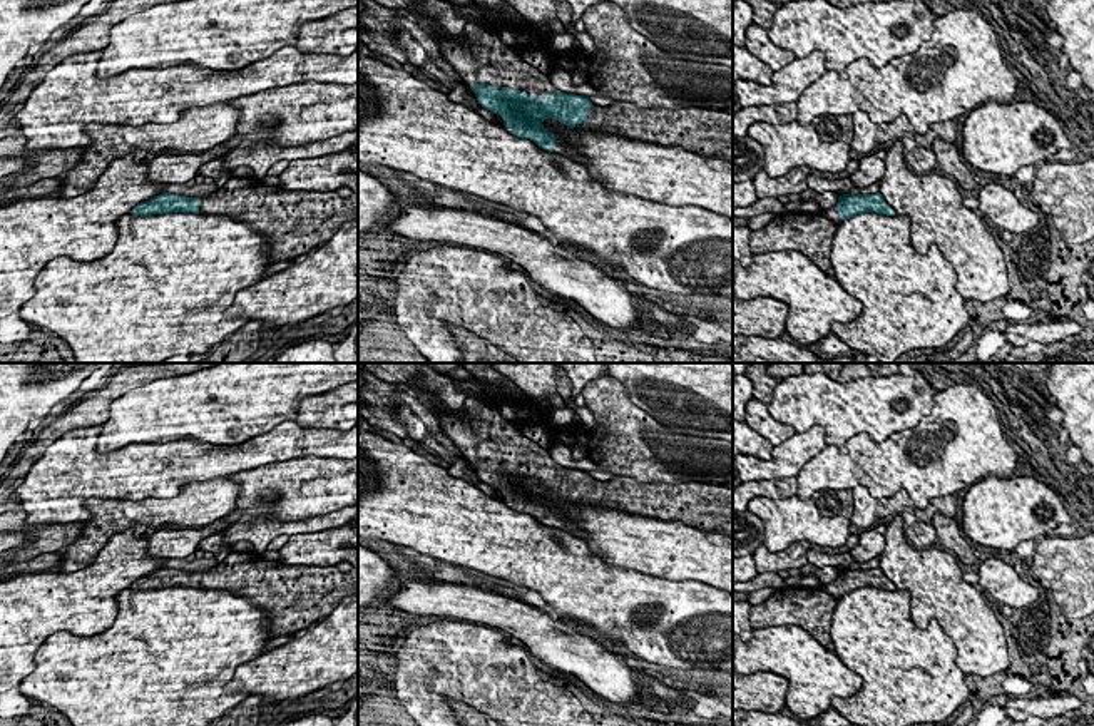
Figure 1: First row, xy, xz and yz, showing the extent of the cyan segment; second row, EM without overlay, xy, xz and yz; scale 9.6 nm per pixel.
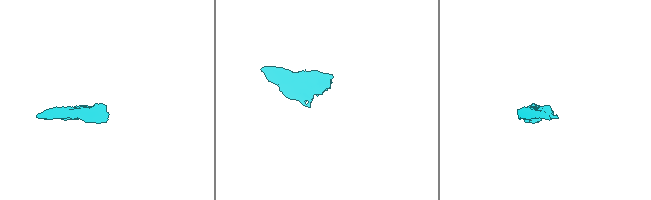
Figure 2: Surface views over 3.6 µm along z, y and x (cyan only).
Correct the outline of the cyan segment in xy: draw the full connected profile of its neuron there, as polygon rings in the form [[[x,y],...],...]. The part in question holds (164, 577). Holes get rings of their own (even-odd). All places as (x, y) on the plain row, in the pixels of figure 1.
[[[251,550],[231,552],[222,562],[202,572],[162,567],[130,585],[132,591],[169,587],[227,591],[234,596],[248,597],[266,612],[269,636],[278,637],[311,627],[328,617],[345,597],[358,594],[358,569],[341,572],[336,565],[288,565],[281,560],[266,560],[261,554]]]

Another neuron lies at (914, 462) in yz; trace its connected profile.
[[[955,383],[933,396],[932,412],[913,428],[900,432],[900,440],[887,438],[877,443],[868,433],[858,433],[846,442],[846,452],[826,445],[806,462],[798,473],[798,497],[811,498],[815,492],[868,488],[875,498],[893,497],[905,488],[915,509],[925,510],[932,498],[957,493],[989,475],[1014,477],[1017,453],[1002,435],[999,410],[989,396],[974,385]]]

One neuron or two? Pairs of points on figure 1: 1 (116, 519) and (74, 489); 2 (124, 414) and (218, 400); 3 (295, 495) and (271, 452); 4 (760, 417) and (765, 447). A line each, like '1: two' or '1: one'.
1: two
2: one
3: two
4: two

